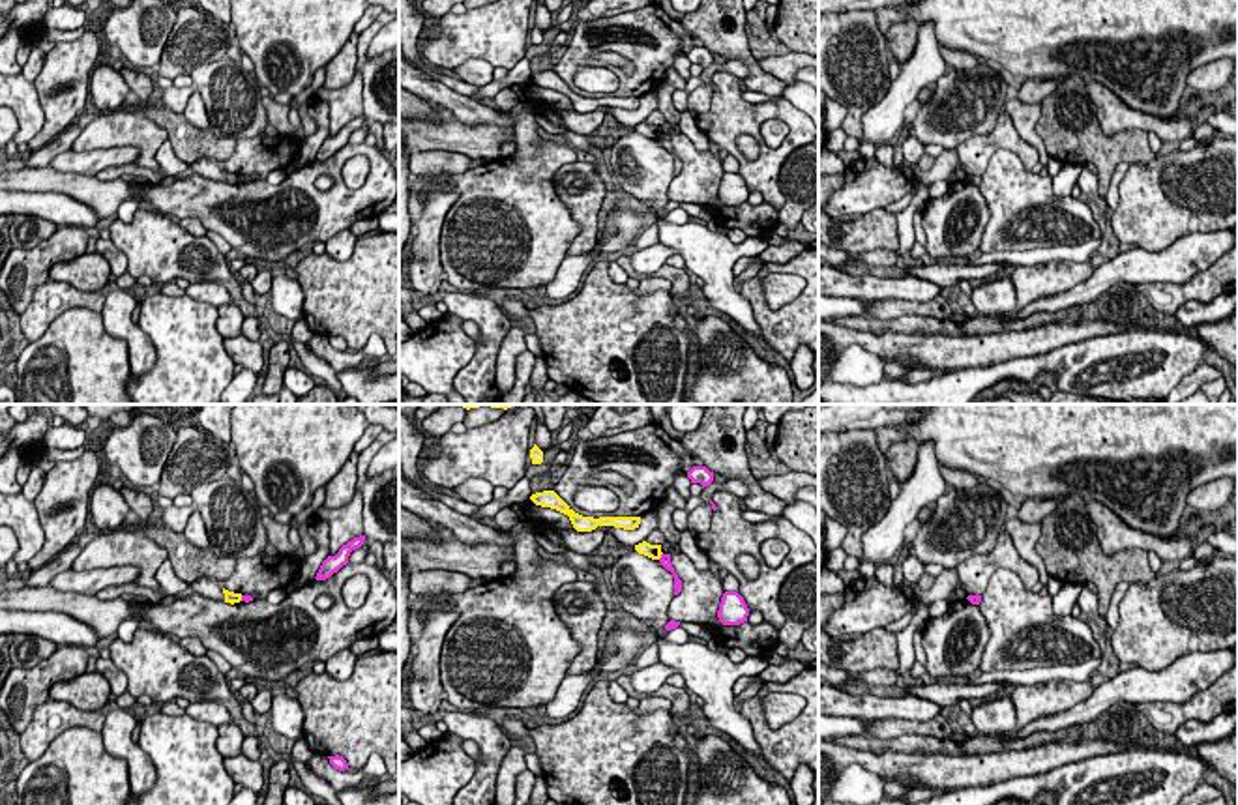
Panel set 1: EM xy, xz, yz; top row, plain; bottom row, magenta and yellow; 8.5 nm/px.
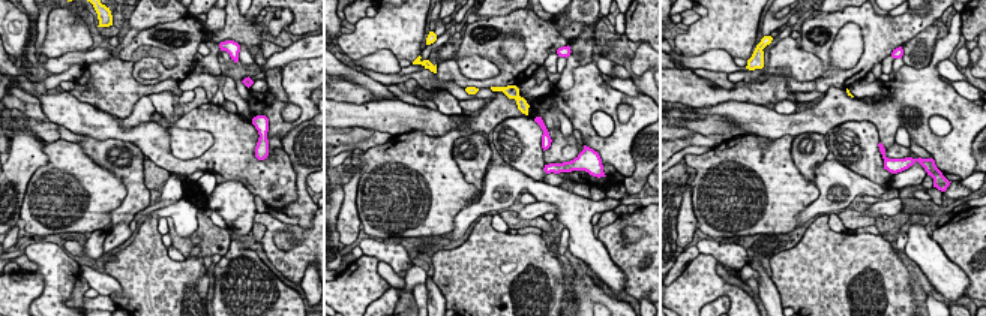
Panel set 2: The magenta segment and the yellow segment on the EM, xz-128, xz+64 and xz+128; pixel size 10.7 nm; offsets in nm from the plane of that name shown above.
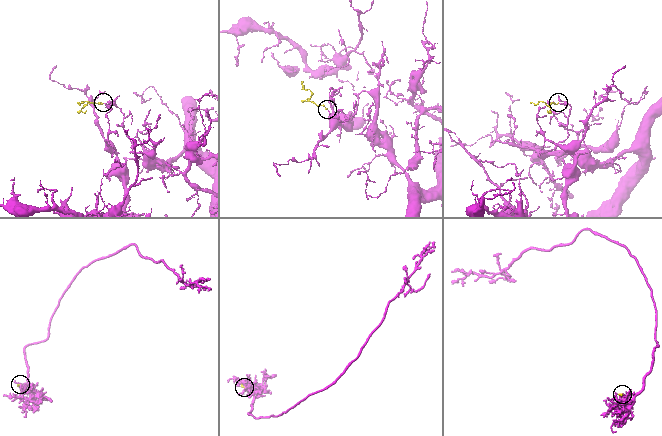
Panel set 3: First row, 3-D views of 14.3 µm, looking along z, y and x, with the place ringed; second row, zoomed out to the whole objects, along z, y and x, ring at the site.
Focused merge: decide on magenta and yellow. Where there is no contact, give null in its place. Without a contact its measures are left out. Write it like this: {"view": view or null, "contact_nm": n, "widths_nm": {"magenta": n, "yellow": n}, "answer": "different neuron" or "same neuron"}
{"view": "xz", "contact_nm": 70, "widths_nm": {"magenta": 100, "yellow": 130}, "answer": "different neuron"}

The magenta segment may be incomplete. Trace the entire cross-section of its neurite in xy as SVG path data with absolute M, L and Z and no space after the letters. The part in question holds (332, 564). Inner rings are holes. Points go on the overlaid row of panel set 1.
M365 535L354 537L352 541L348 541L346 545L343 545L339 549L339 552L335 556L328 556L318 573L317 573L317 580L326 580L330 578L333 573L337 573L343 565L348 564L348 556L352 550L360 549L365 541Z

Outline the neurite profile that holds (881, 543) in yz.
M918 444L914 472L899 483L899 494L892 500L884 519L862 535L863 552L858 560L869 560L875 565L897 562L905 552L905 528L916 522L920 511L935 504L946 492L946 487L935 444Z

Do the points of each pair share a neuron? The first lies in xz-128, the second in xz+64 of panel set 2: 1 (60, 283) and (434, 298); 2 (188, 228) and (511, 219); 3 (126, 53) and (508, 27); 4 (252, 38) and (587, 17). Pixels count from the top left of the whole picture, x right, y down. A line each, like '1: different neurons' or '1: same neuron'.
1: different neurons
2: different neurons
3: same neuron
4: same neuron

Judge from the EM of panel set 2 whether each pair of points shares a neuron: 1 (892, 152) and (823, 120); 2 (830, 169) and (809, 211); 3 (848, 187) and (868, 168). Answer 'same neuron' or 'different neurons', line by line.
1: different neurons
2: same neuron
3: different neurons

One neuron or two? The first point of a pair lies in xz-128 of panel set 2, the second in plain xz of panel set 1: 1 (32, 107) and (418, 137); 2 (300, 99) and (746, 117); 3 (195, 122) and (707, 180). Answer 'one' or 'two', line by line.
1: two
2: one
3: one

